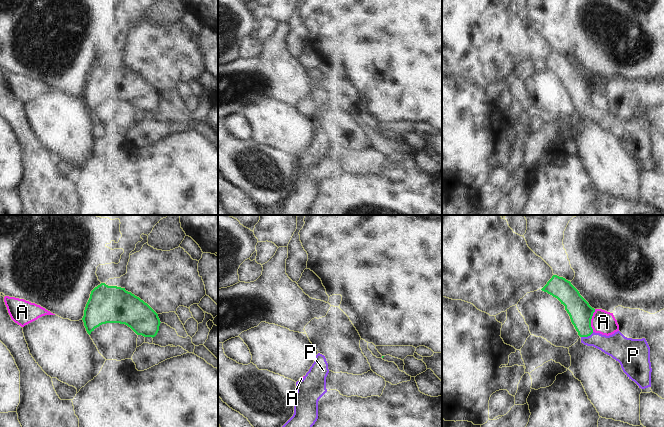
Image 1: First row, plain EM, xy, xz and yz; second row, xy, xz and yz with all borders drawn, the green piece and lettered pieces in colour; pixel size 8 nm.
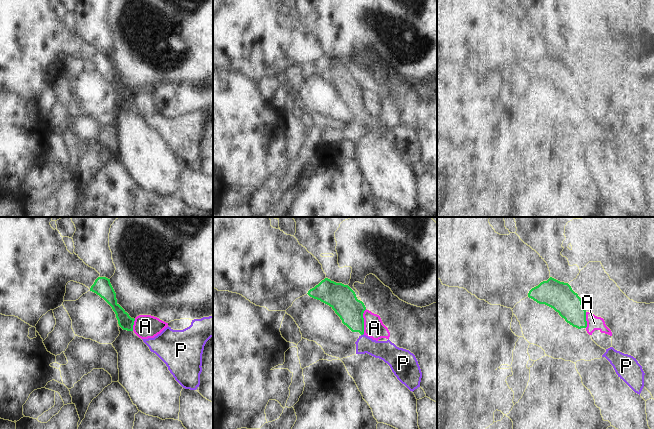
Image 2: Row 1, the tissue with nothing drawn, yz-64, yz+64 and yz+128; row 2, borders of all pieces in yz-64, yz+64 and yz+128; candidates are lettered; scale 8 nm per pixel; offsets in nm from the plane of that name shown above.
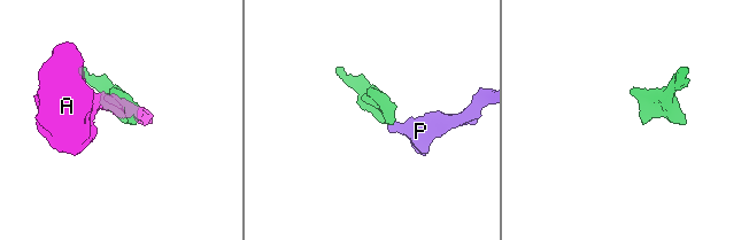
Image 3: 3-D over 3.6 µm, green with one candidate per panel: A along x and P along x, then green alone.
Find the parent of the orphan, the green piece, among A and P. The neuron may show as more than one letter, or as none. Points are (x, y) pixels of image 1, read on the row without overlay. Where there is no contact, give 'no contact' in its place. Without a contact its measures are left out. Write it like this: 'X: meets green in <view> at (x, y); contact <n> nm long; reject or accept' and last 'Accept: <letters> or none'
A: meets green in yz at (590, 96); contact 190 nm long; reject
P: meets green in yz at (587, 112); contact 110 nm long; accept
Accept: P

